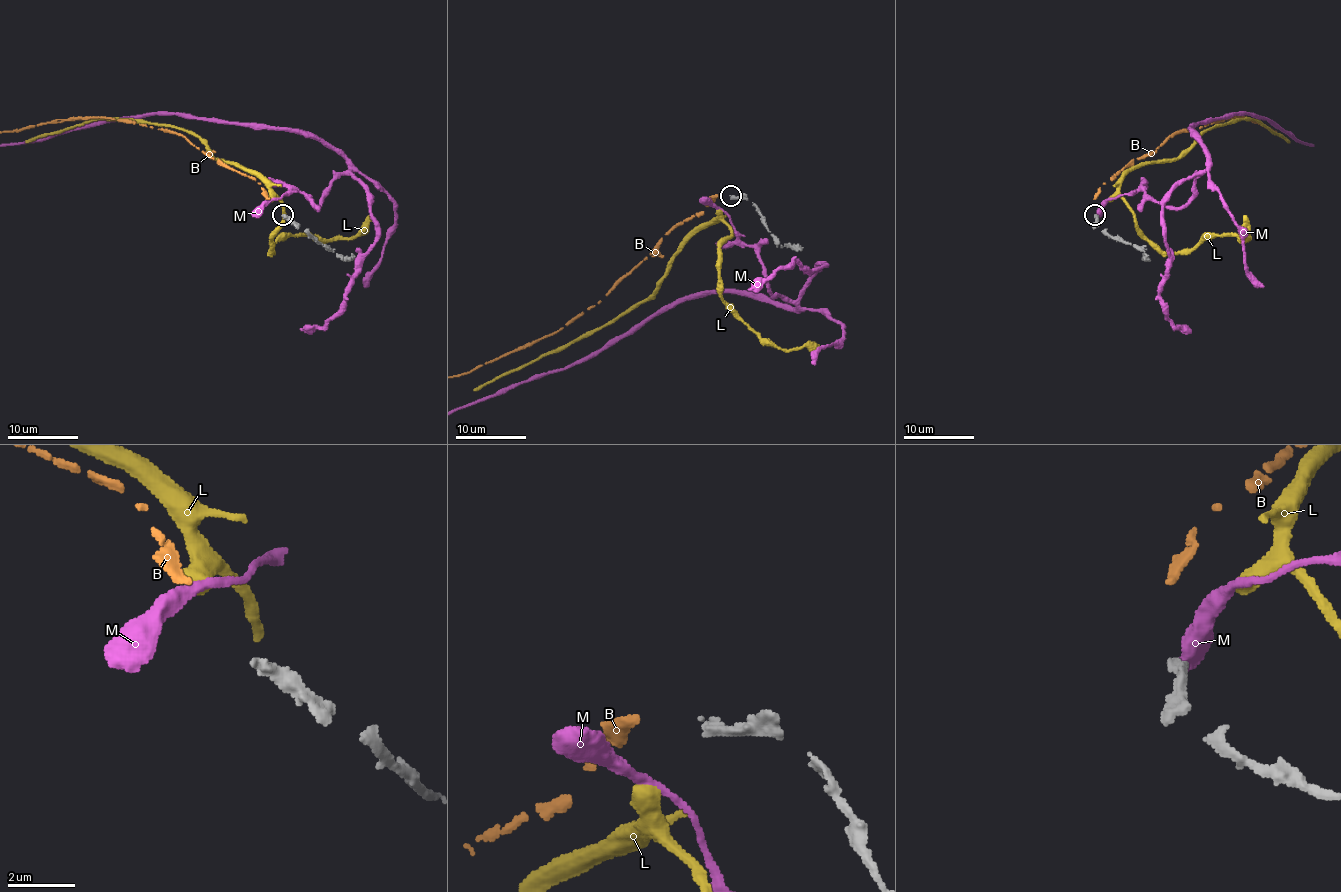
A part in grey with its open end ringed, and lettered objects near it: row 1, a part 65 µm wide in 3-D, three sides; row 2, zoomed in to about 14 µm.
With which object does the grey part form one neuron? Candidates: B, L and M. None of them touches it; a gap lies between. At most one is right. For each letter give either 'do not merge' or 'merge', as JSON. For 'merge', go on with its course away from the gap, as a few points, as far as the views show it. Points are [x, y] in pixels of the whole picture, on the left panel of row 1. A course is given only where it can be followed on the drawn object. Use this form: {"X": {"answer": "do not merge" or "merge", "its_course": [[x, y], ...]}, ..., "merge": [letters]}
{"B": {"answer": "merge", "its_course": [[270, 198], [254, 179], [227, 168], [183, 136], [107, 117], [58, 119], [21, 129]]}, "L": {"answer": "do not merge"}, "M": {"answer": "do not merge"}, "merge": ["B"]}

